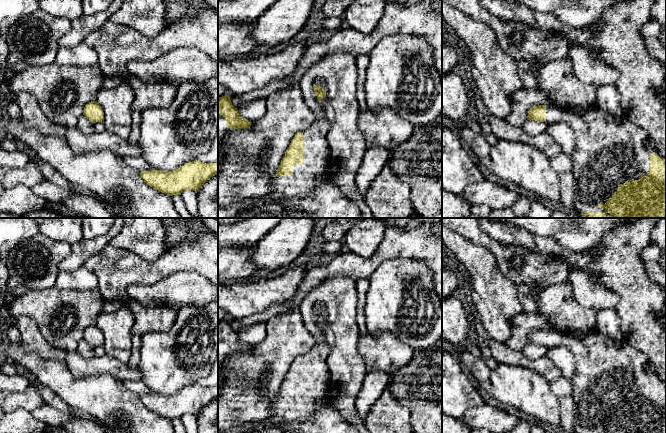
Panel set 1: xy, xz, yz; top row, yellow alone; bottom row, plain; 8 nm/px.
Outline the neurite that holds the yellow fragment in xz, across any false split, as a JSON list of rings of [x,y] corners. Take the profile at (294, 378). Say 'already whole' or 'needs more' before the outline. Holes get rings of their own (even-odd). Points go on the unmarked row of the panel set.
needs more | [[[316,341],[307,353],[295,358],[272,404],[272,415],[286,421],[306,420],[329,405],[329,351],[326,341]]]

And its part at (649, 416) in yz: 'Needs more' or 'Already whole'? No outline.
Needs more

